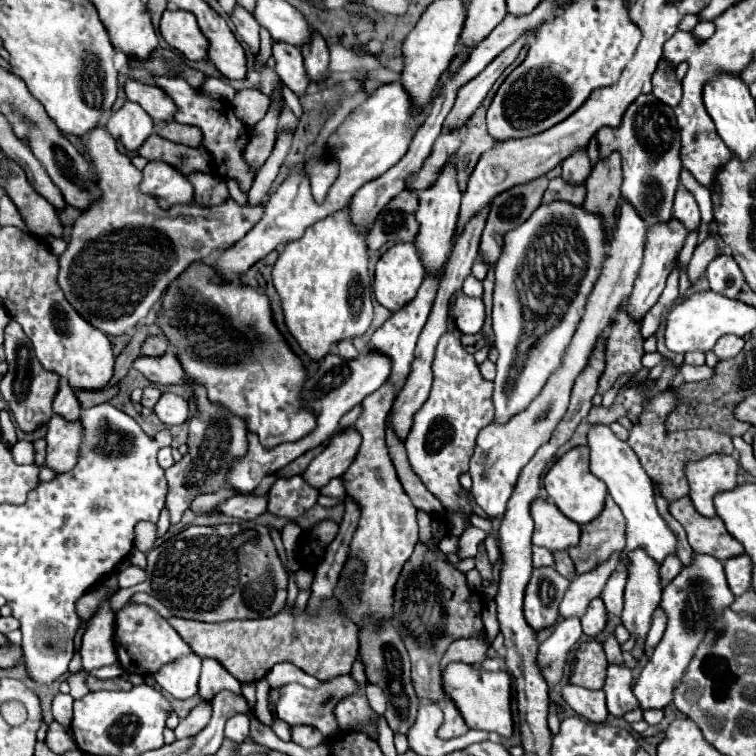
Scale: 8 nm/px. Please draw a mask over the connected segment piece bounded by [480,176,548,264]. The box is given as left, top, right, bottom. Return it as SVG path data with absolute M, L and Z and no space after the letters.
M540 176L528 184L520 184L520 186L514 186L502 194L498 194L494 200L492 200L492 208L490 208L490 214L488 214L488 222L486 222L486 228L482 232L482 242L480 242L480 260L482 262L488 262L488 264L494 264L500 254L502 254L502 246L504 246L504 234L518 228L522 222L526 222L532 212L540 206L542 202L542 194L544 190L548 188L548 178L546 176Z

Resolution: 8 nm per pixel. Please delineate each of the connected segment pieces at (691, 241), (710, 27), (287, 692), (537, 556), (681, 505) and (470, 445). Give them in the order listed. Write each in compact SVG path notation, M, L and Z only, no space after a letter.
M699 228L694 232L690 232L683 244L682 250L680 250L680 254L678 256L678 262L680 262L682 265L686 267L697 245L698 232L699 232Z
M700 22L700 24L692 30L692 36L694 36L698 42L708 40L712 34L714 34L714 22Z
M350 674L334 676L326 682L322 682L318 688L306 688L302 684L286 684L280 688L280 698L276 706L276 714L280 720L288 724L308 724L318 728L326 738L334 736L338 732L338 722L334 716L334 708L348 696L358 692L358 684Z
M532 546L532 558L534 558L534 568L542 566L554 566L554 556L550 550L544 550L540 546Z
M688 496L670 502L668 512L684 526L688 542L692 550L696 550L698 554L712 554L714 558L724 562L744 552L740 542L736 542L736 538L728 534L724 522L718 516L714 518L700 516Z
M446 332L438 340L432 370L434 384L430 390L430 398L416 412L412 430L404 446L416 476L422 480L428 492L432 492L448 510L448 532L452 536L462 536L464 530L470 526L470 516L474 514L474 510L468 492L460 486L458 478L468 472L468 462L474 452L478 432L494 418L492 382L486 382L480 376L474 356L462 348L460 338L454 332Z

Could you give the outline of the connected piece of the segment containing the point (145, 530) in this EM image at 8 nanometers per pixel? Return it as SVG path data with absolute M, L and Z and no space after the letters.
M142 522L140 526L136 526L136 548L140 552L152 550L154 542L156 542L156 526L148 522Z

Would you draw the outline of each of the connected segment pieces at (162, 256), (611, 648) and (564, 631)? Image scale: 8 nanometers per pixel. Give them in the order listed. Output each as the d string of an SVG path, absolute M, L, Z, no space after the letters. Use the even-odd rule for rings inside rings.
M104 126L90 132L86 150L98 172L104 196L76 220L68 248L60 256L56 282L88 324L108 336L118 336L130 332L146 318L166 288L192 262L202 262L214 250L226 250L244 238L262 218L264 204L238 206L234 200L228 200L210 208L188 204L160 210L156 198L140 192L142 172L118 150ZM194 242L200 242L198 250L192 248Z
M613 634L606 637L603 647L610 664L624 664L624 660L621 655L620 644Z
M568 616L560 620L548 640L540 644L540 668L542 674L548 682L548 686L556 686L564 674L564 664L568 658L568 652L572 644L578 642L582 636L580 628L580 618L578 616Z

